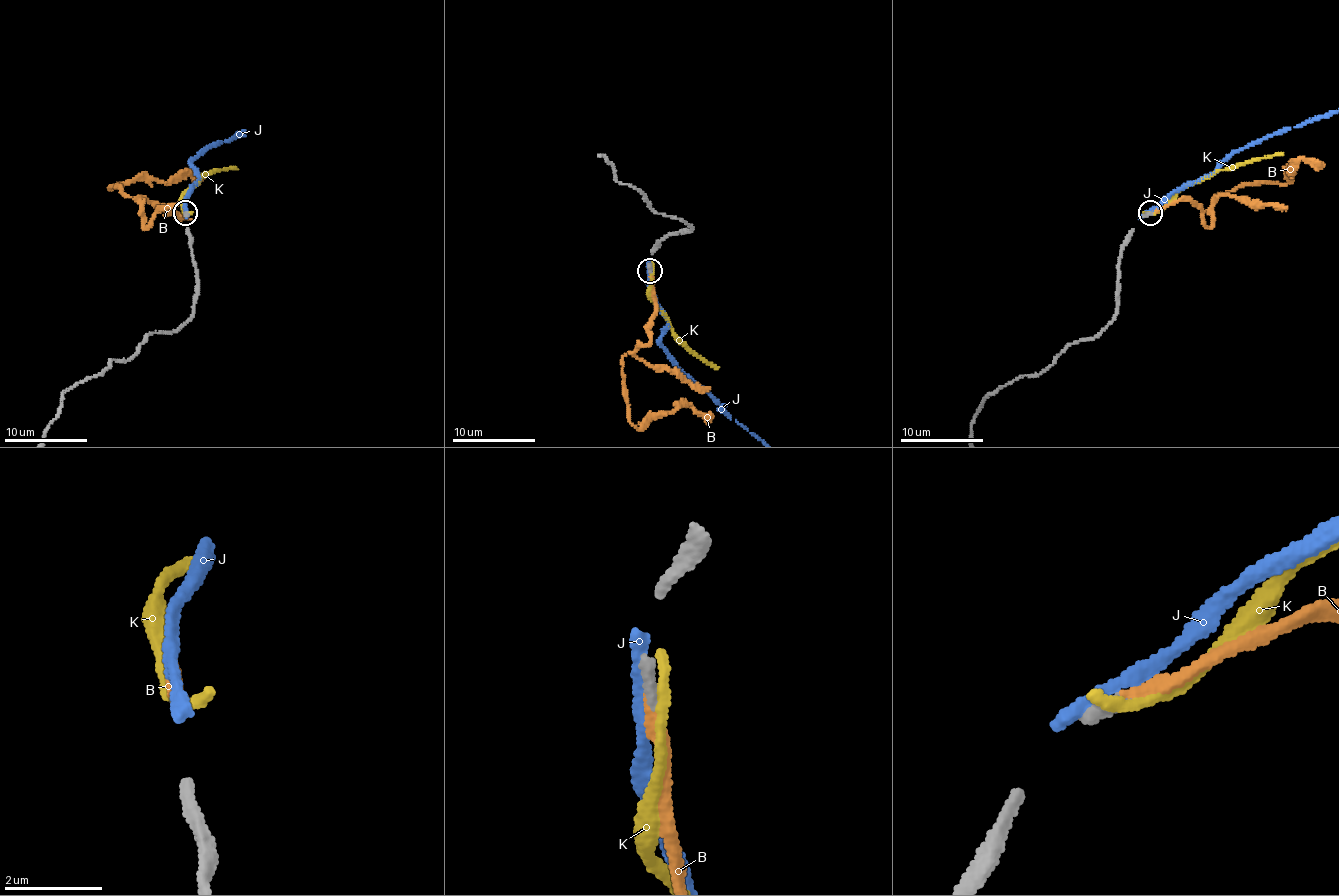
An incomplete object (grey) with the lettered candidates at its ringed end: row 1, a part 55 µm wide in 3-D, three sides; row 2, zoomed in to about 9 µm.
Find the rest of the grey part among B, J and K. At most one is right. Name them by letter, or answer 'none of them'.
B

